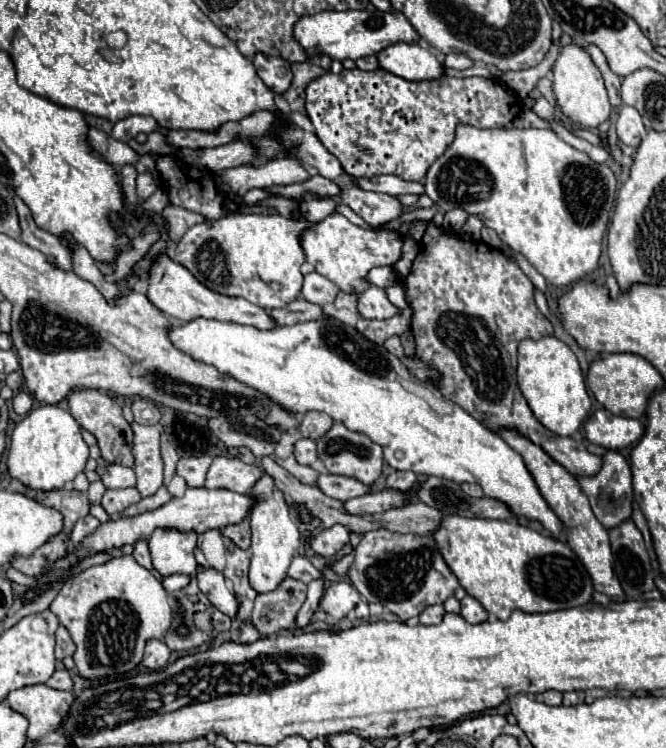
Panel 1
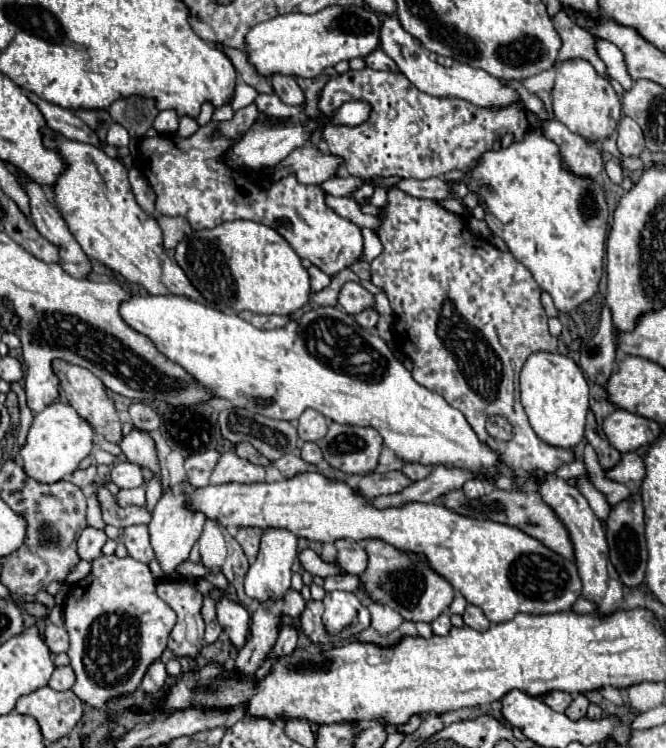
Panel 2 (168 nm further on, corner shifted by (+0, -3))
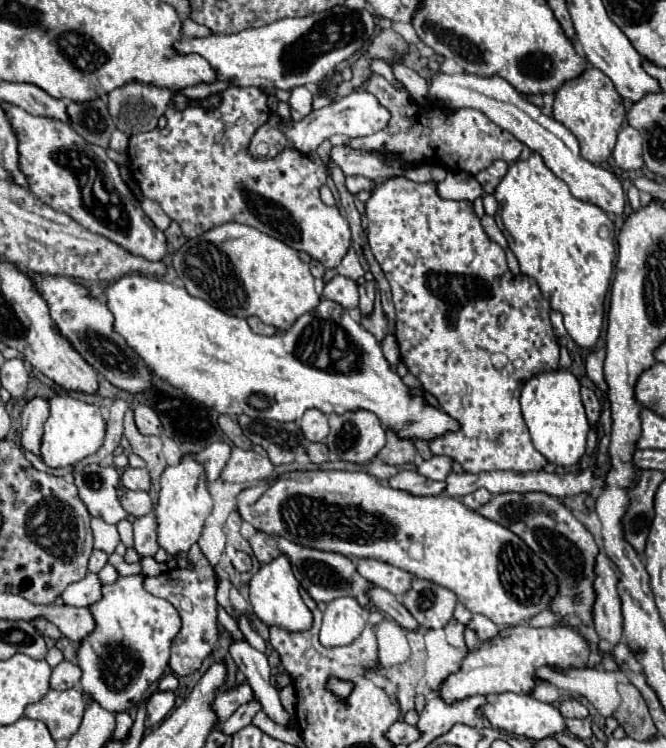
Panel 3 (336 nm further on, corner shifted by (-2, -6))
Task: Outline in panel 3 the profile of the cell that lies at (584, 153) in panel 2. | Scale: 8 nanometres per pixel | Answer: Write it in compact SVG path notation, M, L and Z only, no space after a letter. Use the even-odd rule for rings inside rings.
M433 75L431 77L431 101L437 107L443 109L463 109L463 107L471 107L477 109L481 113L485 113L493 123L497 123L501 129L513 133L521 143L525 143L531 151L539 153L545 161L545 165L559 177L563 179L573 197L593 203L599 209L603 209L605 213L613 213L613 215L623 215L625 211L625 193L623 187L619 183L619 179L599 167L593 165L585 159L581 159L579 155L579 143L577 137L563 127L563 123L557 123L553 117L547 117L541 113L539 107L531 105L529 101L525 101L521 97L519 91L515 91L515 87L511 87L505 79L501 77L477 77L477 75Z

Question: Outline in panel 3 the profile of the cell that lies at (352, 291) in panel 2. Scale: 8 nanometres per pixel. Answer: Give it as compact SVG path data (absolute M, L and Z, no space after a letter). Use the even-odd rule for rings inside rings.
M335 275L331 281L325 283L323 287L323 297L331 299L345 309L355 309L359 305L359 293L357 293L357 283L353 279L347 279L343 275Z

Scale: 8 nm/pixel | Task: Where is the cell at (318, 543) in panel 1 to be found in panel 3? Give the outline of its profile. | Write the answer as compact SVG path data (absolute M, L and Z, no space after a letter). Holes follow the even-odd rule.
M359 559L357 571L365 579L369 579L371 583L375 583L381 589L387 589L393 595L405 595L411 589L413 575L399 567L393 567L389 563L383 563L377 559Z

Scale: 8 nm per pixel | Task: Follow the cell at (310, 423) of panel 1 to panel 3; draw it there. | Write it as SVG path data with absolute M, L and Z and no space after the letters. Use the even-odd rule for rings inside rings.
M307 409L299 425L309 441L325 441L325 437L329 435L327 415L321 413L319 409Z

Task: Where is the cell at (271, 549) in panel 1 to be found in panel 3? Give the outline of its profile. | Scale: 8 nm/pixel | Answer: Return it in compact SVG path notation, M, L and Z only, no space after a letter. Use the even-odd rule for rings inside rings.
M279 555L275 561L269 565L263 565L251 579L249 583L249 597L251 597L251 607L253 613L265 623L267 627L283 627L285 631L299 633L311 629L313 615L309 607L303 603L301 593L299 593L299 583L291 571L289 559L285 555Z

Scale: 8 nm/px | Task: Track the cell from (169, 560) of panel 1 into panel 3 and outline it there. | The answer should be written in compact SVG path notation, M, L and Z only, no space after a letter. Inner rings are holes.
M185 455L177 465L165 467L161 473L161 491L159 491L159 503L155 509L157 515L157 533L159 533L159 545L169 553L175 555L179 551L189 551L193 543L197 543L205 519L209 517L213 507L211 495L207 491L207 477L201 463L195 461L193 455Z

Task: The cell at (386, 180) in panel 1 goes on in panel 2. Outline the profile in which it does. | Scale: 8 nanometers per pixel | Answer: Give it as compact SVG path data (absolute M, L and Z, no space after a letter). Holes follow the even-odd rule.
M429 178L429 180L399 180L393 184L393 188L415 196L415 198L429 198L429 200L443 200L443 198L463 198L467 194L465 184L455 184L453 190L449 190L447 182L441 178Z

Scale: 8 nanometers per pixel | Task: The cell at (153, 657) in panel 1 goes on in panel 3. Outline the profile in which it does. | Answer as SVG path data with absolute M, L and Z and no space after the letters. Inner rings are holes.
M167 691L167 693L153 693L151 699L149 699L149 705L147 705L145 727L153 727L159 721L163 721L169 715L169 711L173 709L173 705L175 705L175 695L171 691Z

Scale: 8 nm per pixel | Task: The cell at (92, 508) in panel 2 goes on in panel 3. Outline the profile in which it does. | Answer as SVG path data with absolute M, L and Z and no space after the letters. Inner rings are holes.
M91 519L91 529L95 535L95 549L111 555L119 543L119 535L115 535L117 533L115 527L109 523L103 523L101 519Z

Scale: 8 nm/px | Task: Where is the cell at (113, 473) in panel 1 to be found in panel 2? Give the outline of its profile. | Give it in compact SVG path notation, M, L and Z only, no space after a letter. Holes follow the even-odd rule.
M119 462L111 468L111 482L115 482L119 488L137 488L145 484L141 468L131 462Z

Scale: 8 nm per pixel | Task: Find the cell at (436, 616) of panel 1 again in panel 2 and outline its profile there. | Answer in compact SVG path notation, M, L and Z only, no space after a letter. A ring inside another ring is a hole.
M443 612L441 616L437 616L437 618L431 622L431 626L433 626L433 632L435 632L435 634L439 634L439 636L445 636L445 634L449 632L449 628L451 628L449 614L447 614L447 612Z

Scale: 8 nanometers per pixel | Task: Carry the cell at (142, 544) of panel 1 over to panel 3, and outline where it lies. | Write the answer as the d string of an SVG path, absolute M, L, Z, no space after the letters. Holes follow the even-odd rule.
M149 513L145 517L135 519L133 521L133 533L135 533L135 551L141 557L153 557L159 549L157 531L155 531L155 515Z

